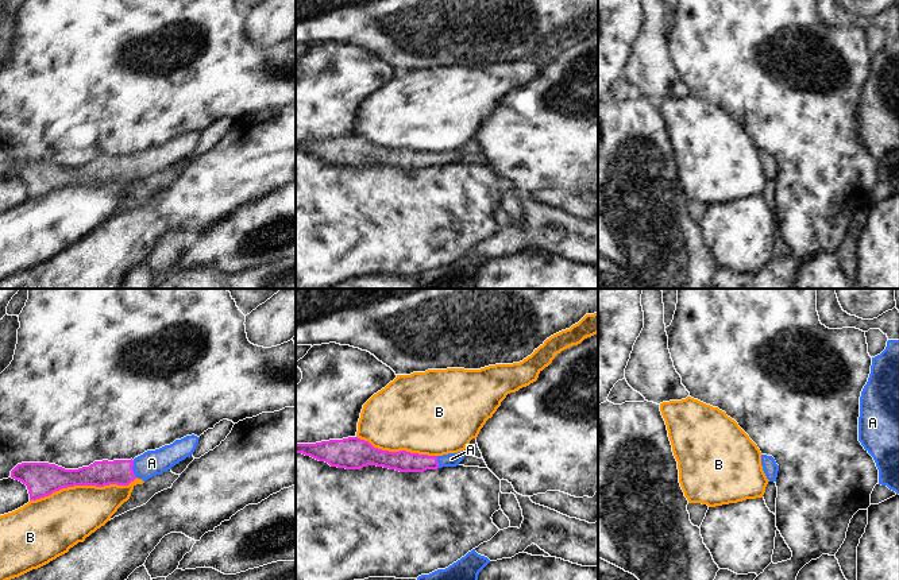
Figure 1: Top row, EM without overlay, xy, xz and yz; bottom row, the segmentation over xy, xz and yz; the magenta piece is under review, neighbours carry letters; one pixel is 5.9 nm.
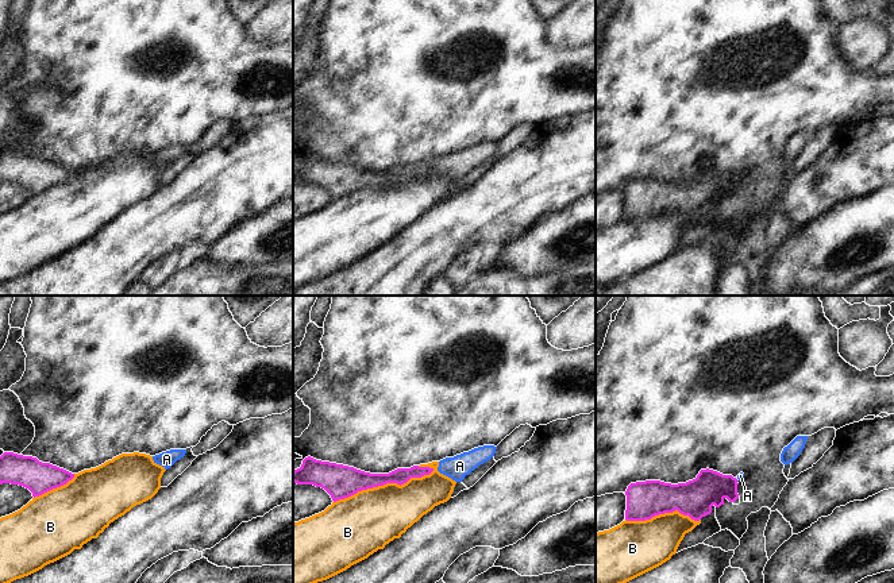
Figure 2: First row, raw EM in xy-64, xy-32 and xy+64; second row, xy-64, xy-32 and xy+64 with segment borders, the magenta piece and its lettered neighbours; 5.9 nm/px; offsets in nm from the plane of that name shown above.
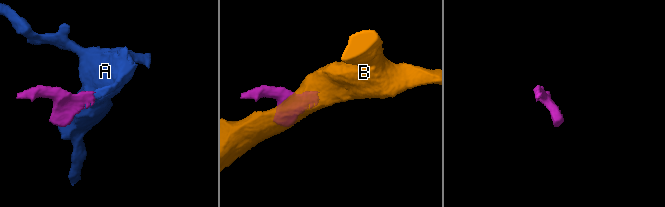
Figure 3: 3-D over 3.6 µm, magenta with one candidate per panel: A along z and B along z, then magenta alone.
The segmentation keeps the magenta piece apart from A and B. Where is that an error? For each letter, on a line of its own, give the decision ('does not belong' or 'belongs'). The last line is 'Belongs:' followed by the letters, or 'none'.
A: belongs
B: does not belong
Belongs: A

